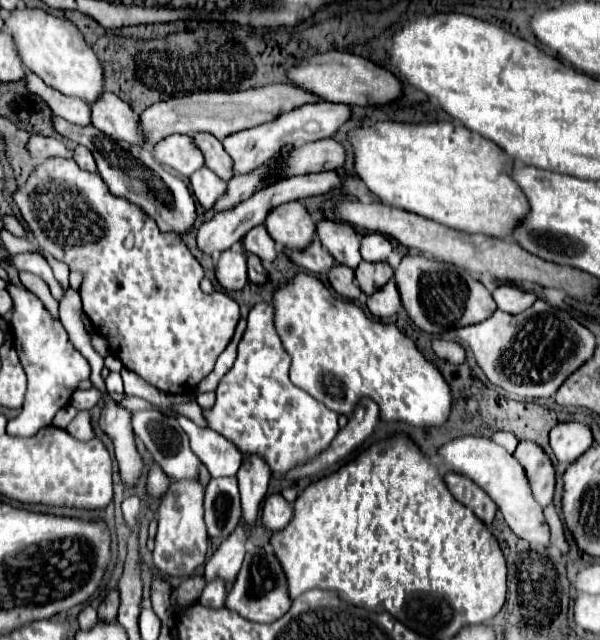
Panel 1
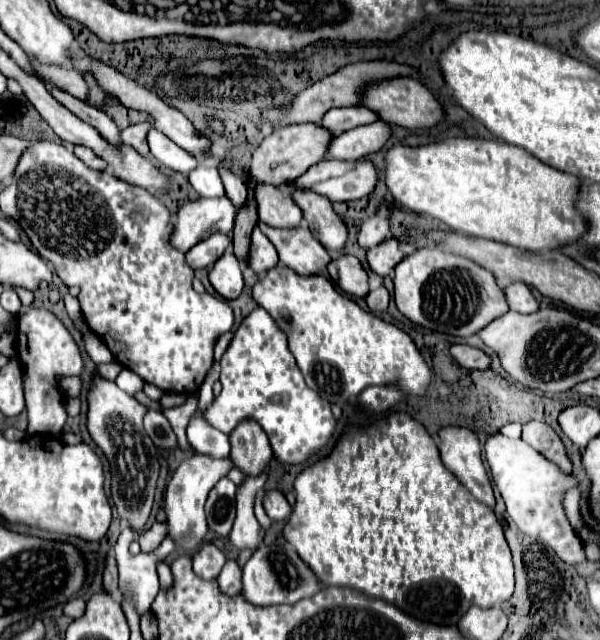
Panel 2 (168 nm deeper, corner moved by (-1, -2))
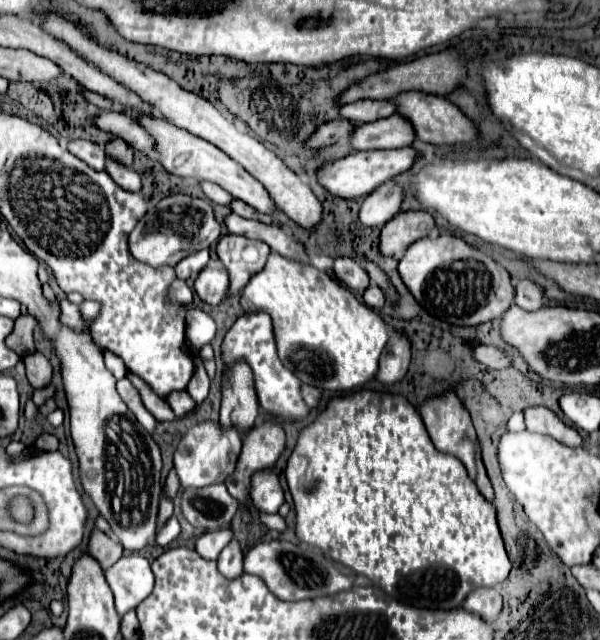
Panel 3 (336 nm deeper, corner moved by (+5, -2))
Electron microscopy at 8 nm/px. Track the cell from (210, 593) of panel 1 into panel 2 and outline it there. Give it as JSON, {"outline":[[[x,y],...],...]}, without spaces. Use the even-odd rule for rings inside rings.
{"outline":[[[234,559],[226,561],[226,565],[222,567],[222,571],[218,575],[218,583],[220,583],[220,589],[226,595],[240,593],[240,587],[242,587],[242,569],[240,569],[240,565]]]}

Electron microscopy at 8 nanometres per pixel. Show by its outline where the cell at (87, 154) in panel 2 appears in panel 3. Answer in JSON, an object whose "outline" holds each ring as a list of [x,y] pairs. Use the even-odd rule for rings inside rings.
{"outline":[[[72,139],[68,143],[68,149],[70,149],[70,153],[74,153],[78,159],[82,159],[92,169],[96,169],[96,171],[104,169],[104,161],[106,161],[104,147],[92,143],[92,141],[86,141],[86,139]]]}

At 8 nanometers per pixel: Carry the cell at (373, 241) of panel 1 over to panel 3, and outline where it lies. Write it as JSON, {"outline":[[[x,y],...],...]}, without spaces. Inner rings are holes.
{"outline":[[[388,181],[380,185],[364,199],[360,207],[358,217],[362,227],[370,229],[384,227],[384,223],[390,221],[400,211],[400,203],[402,203],[402,189],[396,183]]]}

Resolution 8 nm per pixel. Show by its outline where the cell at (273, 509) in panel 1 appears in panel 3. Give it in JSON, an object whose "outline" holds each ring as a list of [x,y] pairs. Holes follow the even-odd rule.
{"outline":[[[270,469],[268,475],[254,475],[254,487],[250,489],[252,503],[264,513],[278,513],[284,503],[284,493],[278,483],[278,475]]]}

